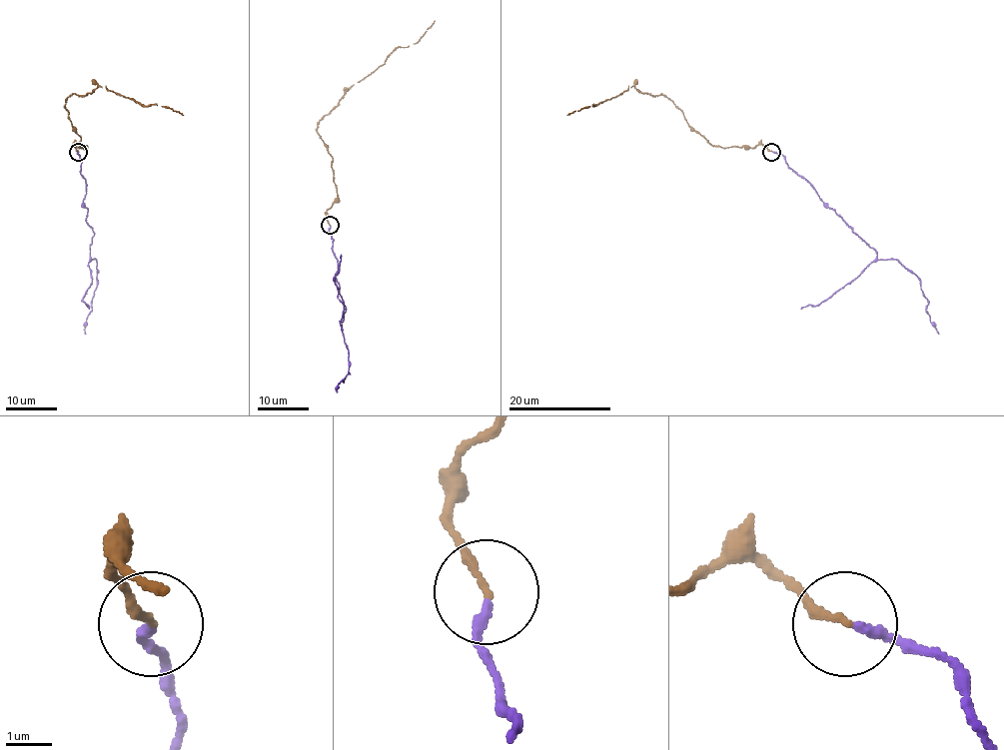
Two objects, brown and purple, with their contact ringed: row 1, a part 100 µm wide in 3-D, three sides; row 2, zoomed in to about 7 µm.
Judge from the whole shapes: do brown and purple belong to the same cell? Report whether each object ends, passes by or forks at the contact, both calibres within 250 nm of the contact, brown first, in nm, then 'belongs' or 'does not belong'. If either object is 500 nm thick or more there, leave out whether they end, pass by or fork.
brown ends | purple ends | 170/200 nm | belongs

